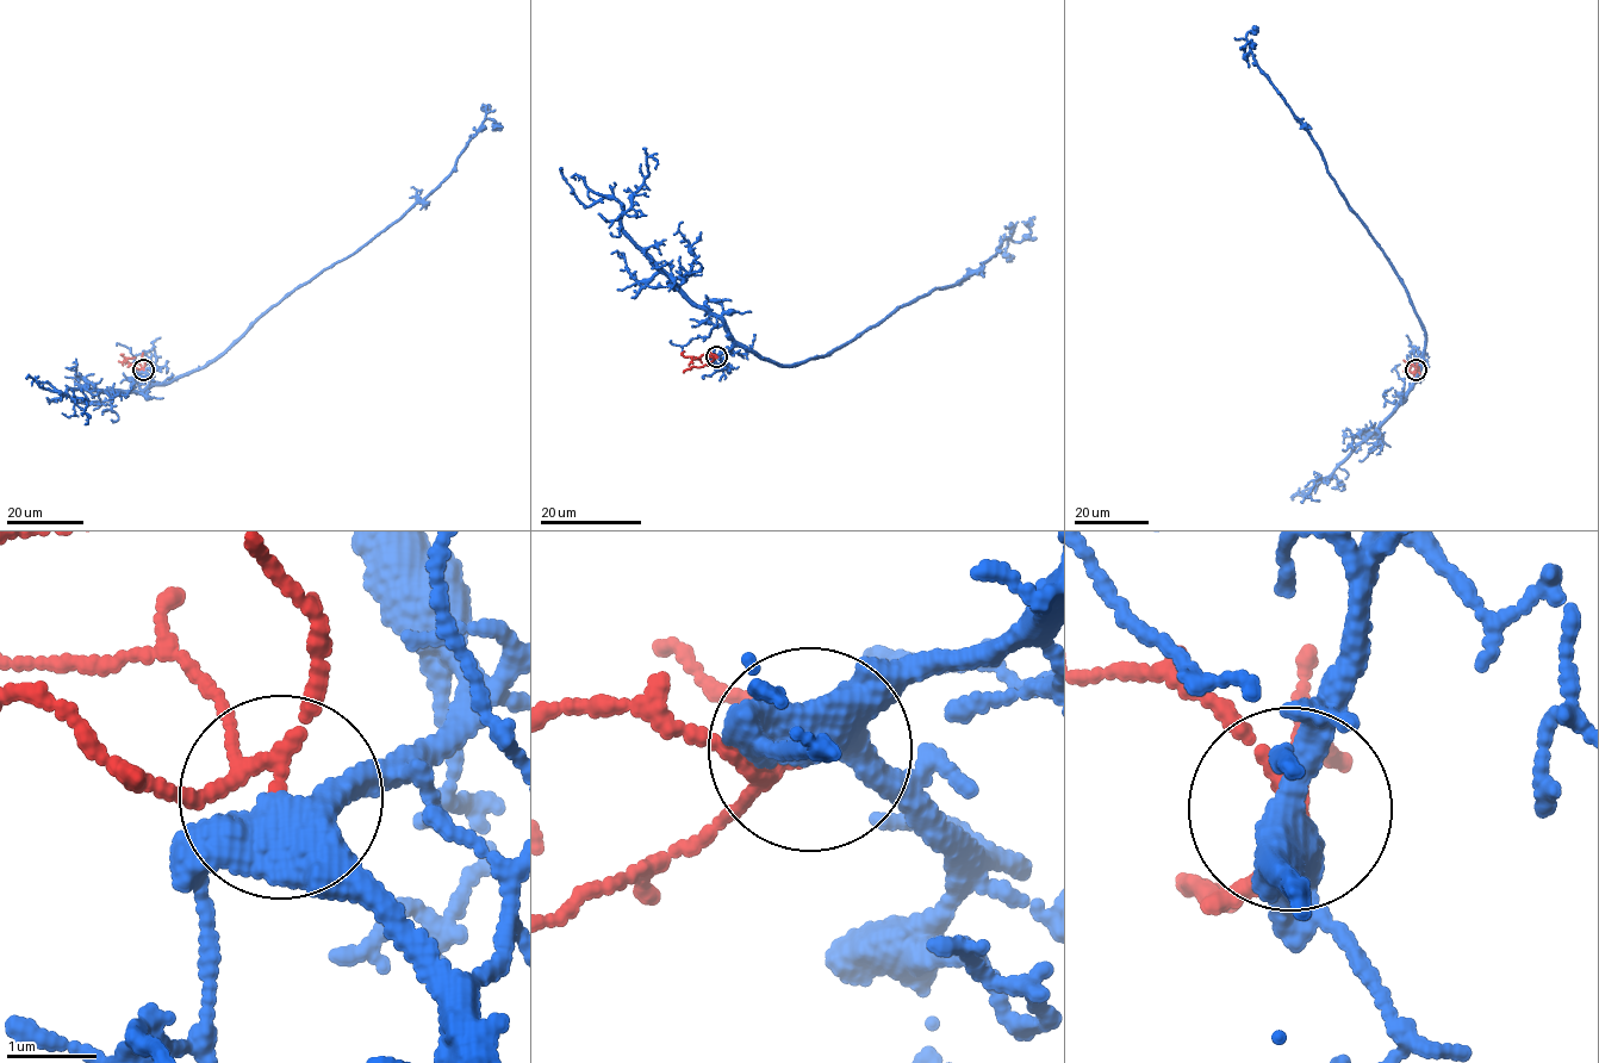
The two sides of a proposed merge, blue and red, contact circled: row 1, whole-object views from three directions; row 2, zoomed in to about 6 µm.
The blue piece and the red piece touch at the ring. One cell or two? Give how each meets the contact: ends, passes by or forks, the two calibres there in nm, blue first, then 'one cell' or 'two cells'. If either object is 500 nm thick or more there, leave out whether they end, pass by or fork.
blue forks; red forks; calibres 400 and 110 nm; one cell

